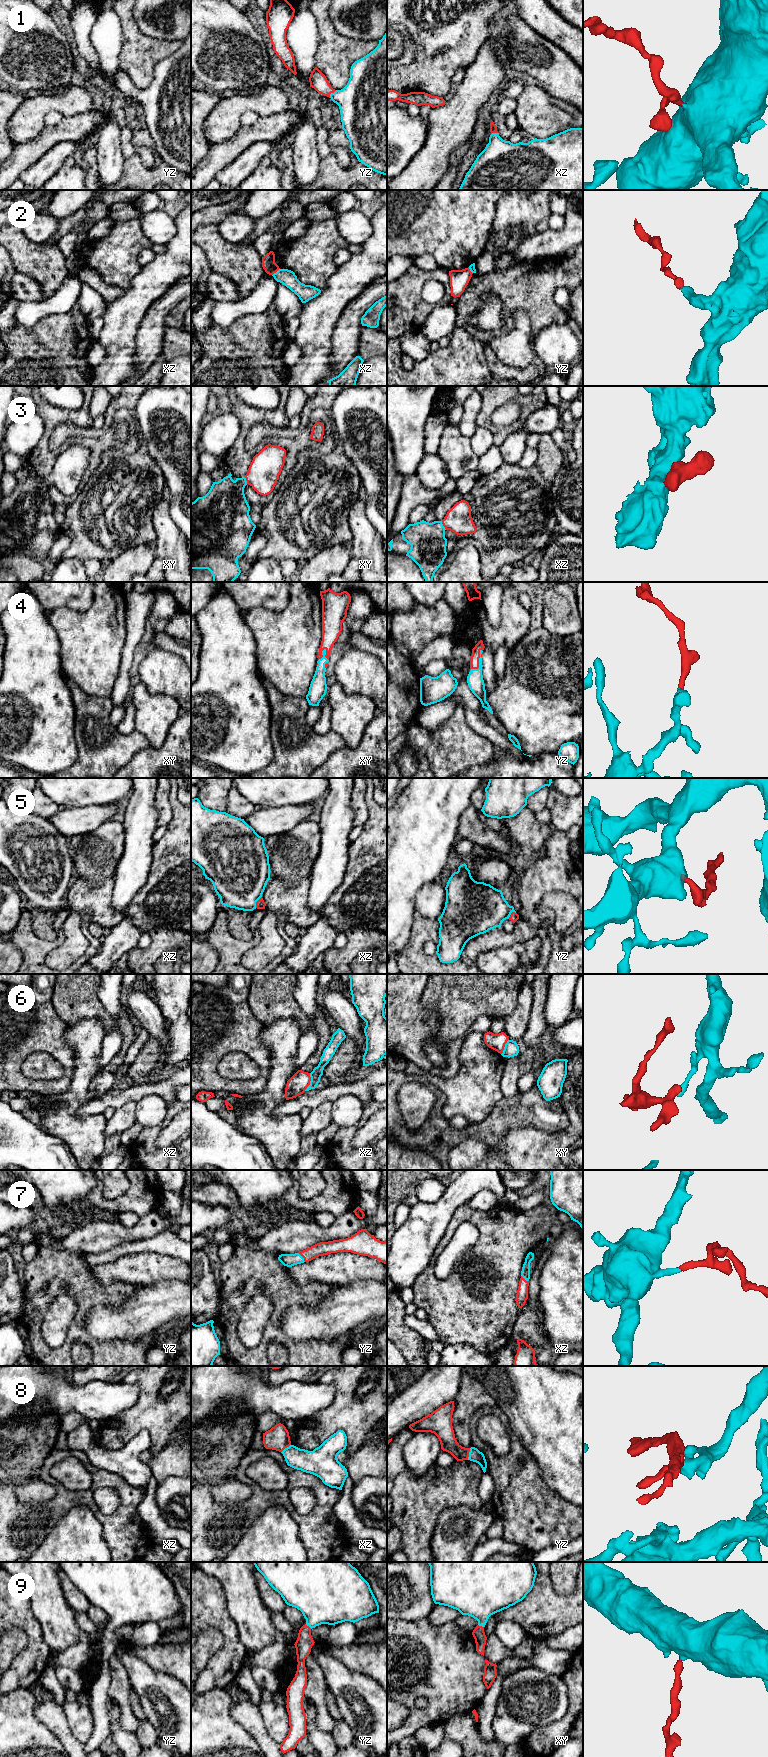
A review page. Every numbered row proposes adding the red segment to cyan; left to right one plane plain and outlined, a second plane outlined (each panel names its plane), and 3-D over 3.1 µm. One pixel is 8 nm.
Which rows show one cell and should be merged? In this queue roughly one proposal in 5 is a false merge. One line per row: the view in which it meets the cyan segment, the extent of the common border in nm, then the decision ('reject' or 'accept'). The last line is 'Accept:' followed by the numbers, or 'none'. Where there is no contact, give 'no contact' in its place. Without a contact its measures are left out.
1: yz | 90 nm | accept
2: xz | 90 nm | reject
3: xz | 80 nm | accept
4: yz | 200 nm | accept
5: xz | 110 nm | accept
6: xz | 150 nm | reject
7: yz | 90 nm | accept
8: yz | 100 nm | accept
9: yz | 70 nm | accept
Accept: 1, 3, 4, 5, 7, 8, 9

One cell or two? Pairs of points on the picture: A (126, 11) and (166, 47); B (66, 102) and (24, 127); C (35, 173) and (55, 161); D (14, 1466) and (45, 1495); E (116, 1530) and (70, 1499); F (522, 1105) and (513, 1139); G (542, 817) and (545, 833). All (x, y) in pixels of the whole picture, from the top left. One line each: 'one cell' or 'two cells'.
A: one cell
B: one cell
C: one cell
D: one cell
E: one cell
F: two cells
G: two cells

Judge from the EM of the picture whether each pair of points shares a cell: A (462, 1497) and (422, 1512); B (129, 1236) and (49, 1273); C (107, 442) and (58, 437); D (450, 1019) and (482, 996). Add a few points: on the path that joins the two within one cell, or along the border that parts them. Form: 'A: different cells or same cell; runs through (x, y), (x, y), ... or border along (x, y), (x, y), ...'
A: same cell; runs through (452, 1497), (437, 1497), (432, 1502)
B: different cells; border along (61, 1249), (82, 1252), (84, 1254)
C: different cells; border along (96, 438), (68, 438), (52, 451)
D: same cell; runs through (458, 1011), (474, 996)

